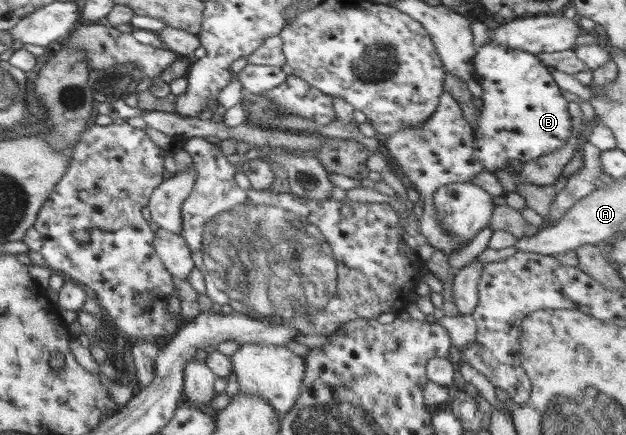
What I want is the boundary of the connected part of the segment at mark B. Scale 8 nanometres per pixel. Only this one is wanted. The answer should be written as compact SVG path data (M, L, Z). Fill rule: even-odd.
M485 44L477 49L474 56L474 80L483 88L483 107L479 121L475 125L474 156L483 169L494 173L495 168L505 169L513 160L523 163L545 153L553 153L567 142L572 135L571 116L567 110L568 102L561 95L559 86L551 76L551 69L543 66L534 54L506 46Z

